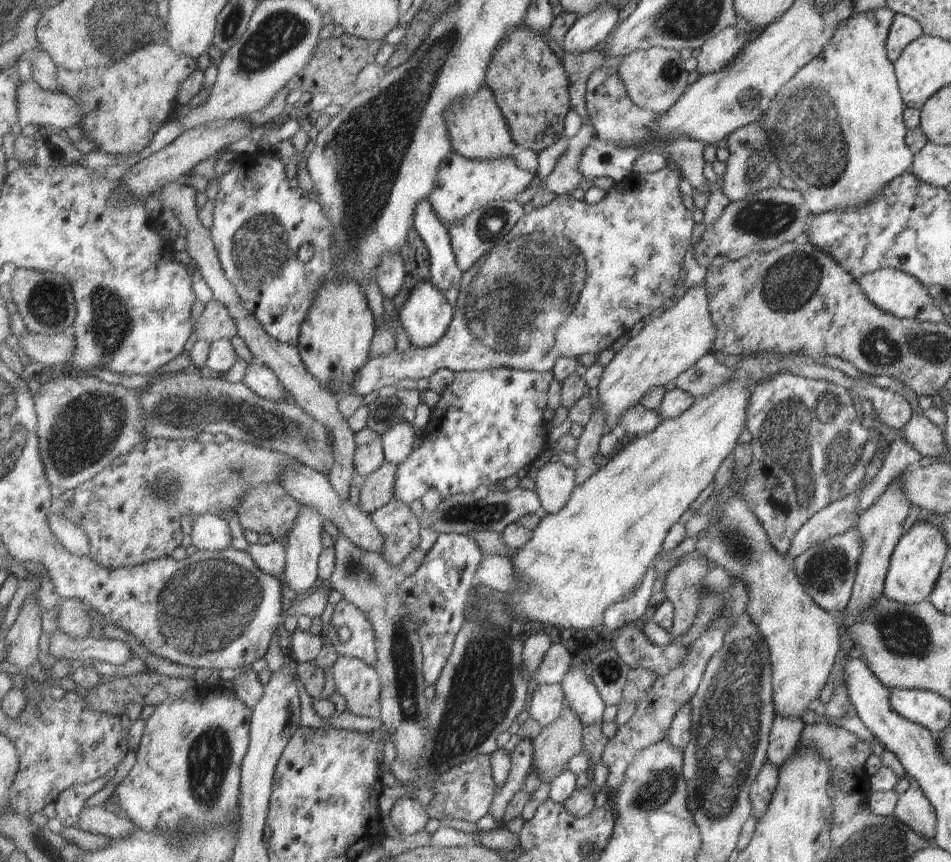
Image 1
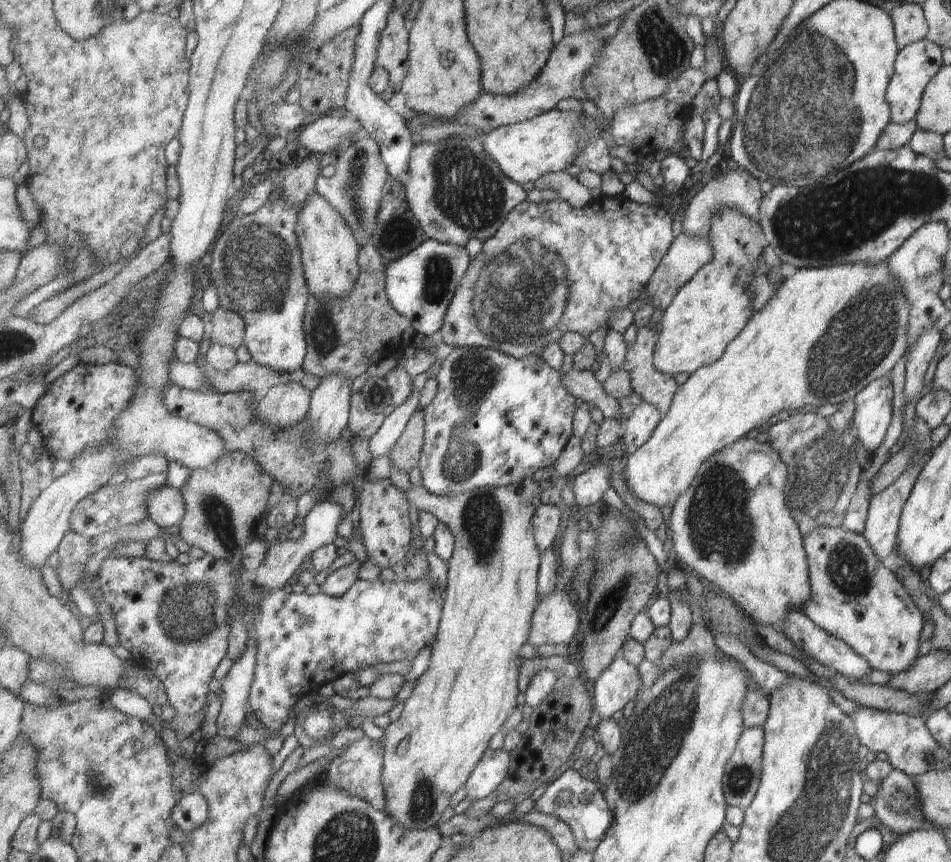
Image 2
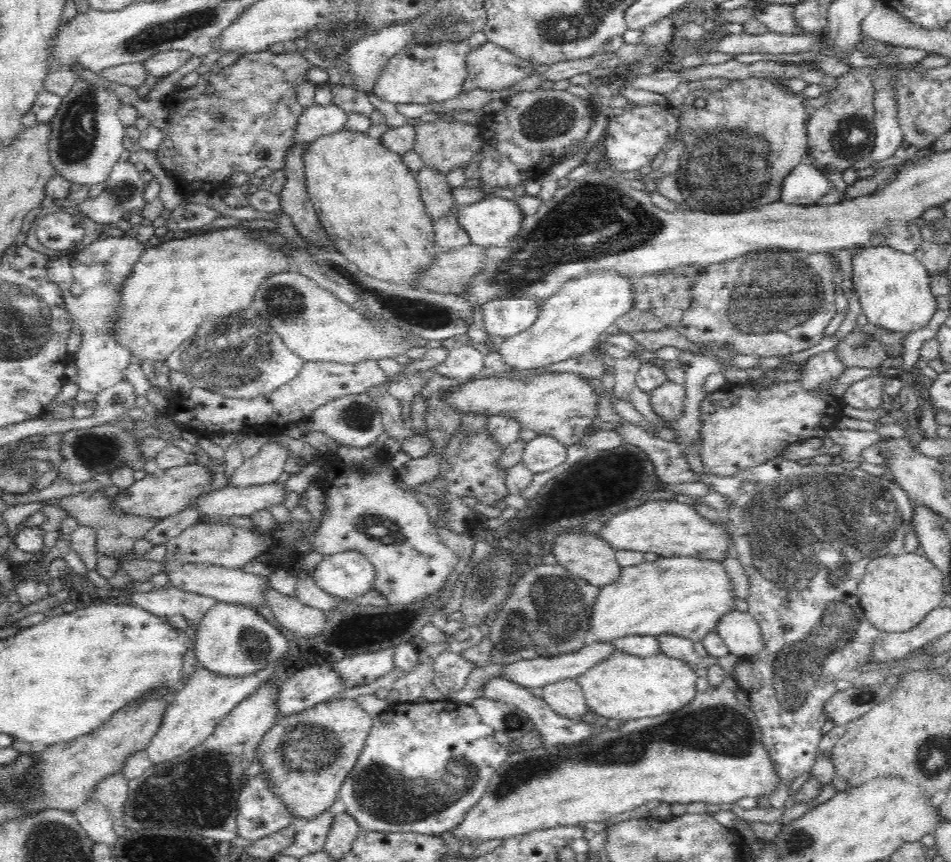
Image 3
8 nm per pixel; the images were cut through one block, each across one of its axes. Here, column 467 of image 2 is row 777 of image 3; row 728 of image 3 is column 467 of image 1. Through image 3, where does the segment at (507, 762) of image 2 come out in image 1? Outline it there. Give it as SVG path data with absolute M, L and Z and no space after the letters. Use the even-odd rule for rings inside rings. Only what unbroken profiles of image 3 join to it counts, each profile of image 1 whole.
M481 755L473 760L456 766L444 775L427 782L424 786L433 788L434 797L426 806L427 814L431 818L445 819L459 818L467 822L479 822L483 816L490 813L492 802L498 784L494 779L492 755Z

